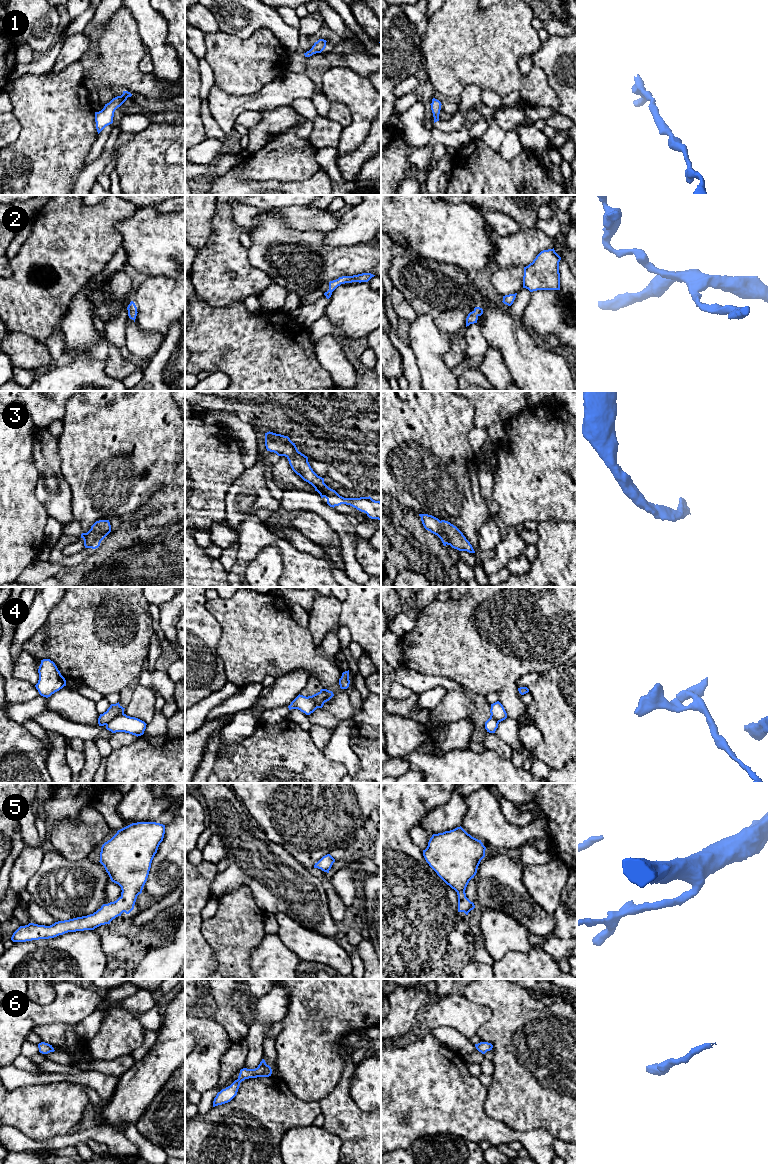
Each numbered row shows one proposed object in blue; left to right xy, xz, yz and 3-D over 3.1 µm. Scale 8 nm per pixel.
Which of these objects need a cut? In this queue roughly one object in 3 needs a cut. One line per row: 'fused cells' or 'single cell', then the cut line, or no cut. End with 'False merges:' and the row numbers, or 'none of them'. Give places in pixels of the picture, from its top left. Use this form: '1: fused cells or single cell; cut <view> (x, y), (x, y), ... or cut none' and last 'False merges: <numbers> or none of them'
1: single cell; cut none
2: single cell; cut none
3: single cell; cut none
4: fused cells; cut xy (123, 712), (115, 716), (106, 725)
5: single cell; cut none
6: single cell; cut none
False merges: 4

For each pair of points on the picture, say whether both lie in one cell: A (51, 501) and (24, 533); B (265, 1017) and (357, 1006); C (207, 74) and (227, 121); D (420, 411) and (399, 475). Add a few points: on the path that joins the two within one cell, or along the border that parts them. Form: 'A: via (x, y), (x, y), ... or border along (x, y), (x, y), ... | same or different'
A: border along (35, 487), (35, 496), (47, 514), (44, 533) | different
B: border along (288, 992), (287, 1012), (280, 1021) | different
C: border along (214, 84), (206, 98) | different
D: via (404, 427), (402, 429), (402, 459) | same

